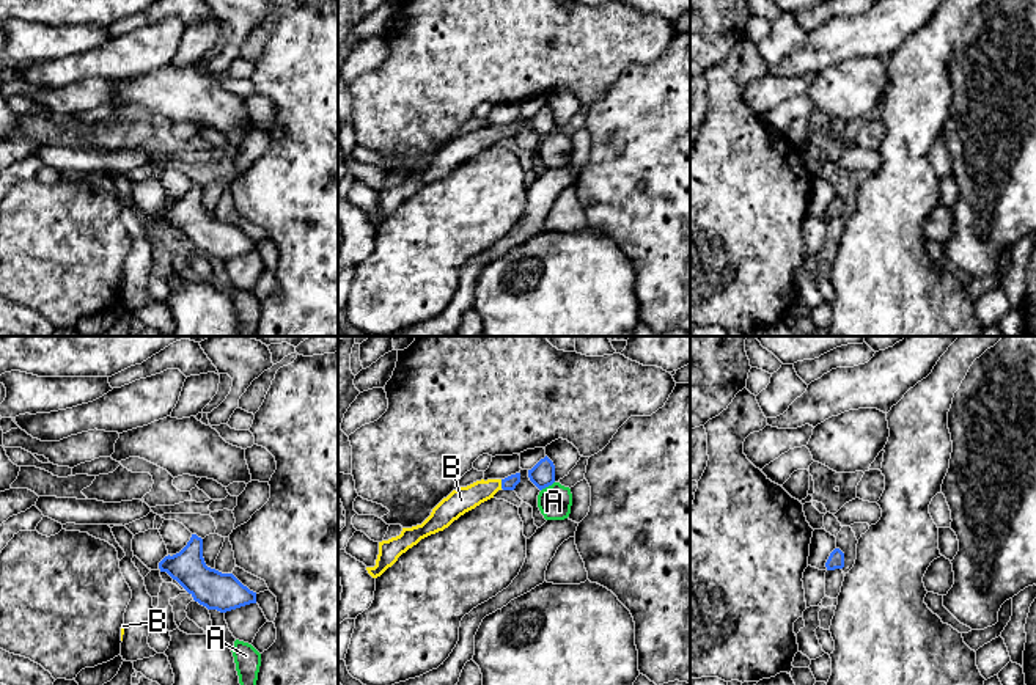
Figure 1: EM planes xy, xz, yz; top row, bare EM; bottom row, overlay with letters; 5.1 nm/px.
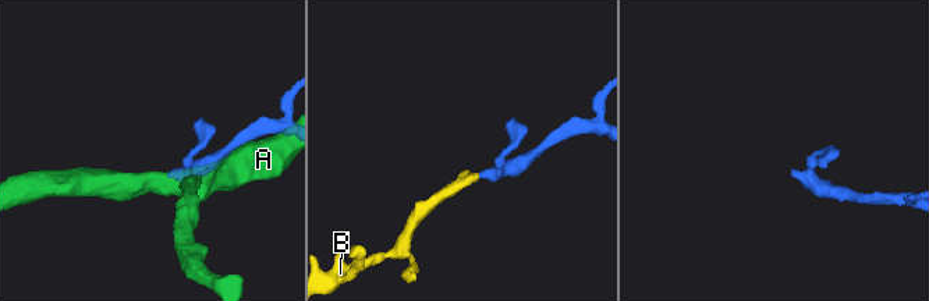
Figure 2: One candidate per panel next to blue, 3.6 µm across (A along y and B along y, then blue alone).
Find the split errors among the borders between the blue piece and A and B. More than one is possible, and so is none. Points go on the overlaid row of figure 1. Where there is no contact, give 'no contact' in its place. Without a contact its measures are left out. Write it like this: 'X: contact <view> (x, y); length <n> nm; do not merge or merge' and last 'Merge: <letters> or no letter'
A: contact xz (547, 486); length 90 nm; do not merge
B: contact xz (502, 484); length 50 nm; merge
Merge: B

